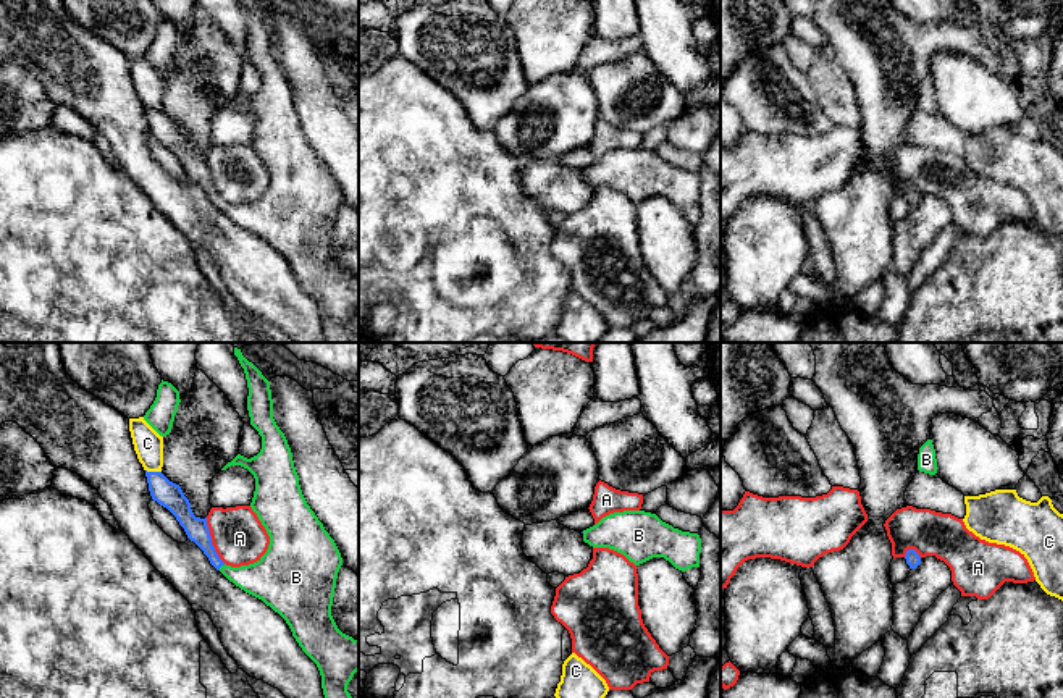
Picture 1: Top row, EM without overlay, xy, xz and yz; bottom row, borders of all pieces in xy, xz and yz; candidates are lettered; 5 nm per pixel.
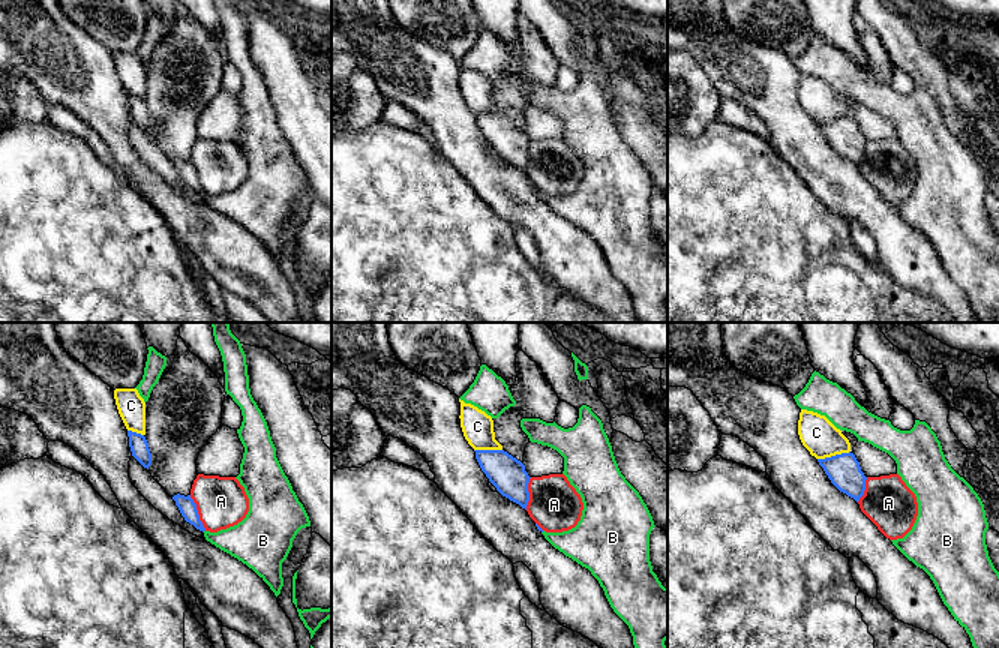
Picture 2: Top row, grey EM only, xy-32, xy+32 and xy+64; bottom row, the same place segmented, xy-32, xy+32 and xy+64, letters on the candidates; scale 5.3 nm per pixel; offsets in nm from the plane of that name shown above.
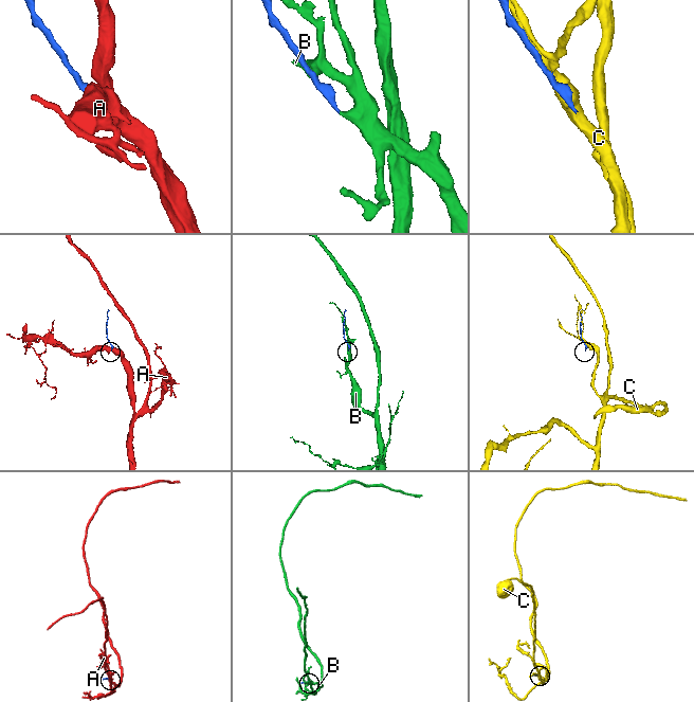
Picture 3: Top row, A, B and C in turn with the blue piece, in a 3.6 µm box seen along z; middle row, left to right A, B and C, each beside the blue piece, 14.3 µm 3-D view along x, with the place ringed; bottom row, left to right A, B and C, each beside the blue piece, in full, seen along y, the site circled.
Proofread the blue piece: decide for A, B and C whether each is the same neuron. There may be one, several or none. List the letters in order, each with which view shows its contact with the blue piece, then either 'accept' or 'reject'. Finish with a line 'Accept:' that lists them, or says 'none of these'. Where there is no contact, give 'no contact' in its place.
A: xy | reject
B: xy | accept
C: xy | reject
Accept: B

